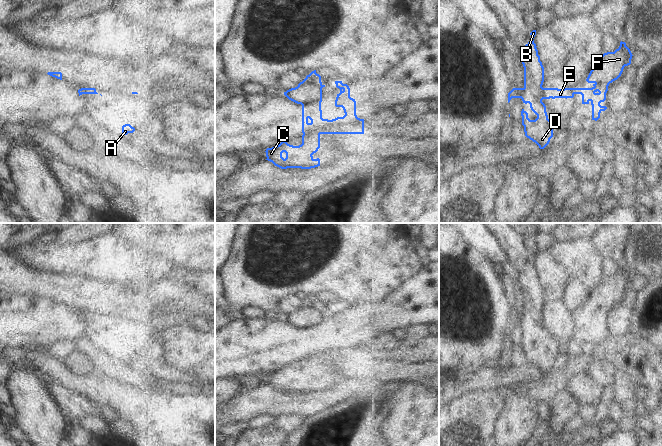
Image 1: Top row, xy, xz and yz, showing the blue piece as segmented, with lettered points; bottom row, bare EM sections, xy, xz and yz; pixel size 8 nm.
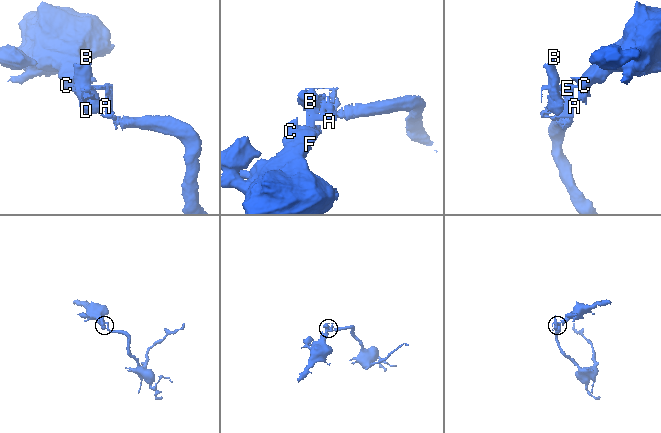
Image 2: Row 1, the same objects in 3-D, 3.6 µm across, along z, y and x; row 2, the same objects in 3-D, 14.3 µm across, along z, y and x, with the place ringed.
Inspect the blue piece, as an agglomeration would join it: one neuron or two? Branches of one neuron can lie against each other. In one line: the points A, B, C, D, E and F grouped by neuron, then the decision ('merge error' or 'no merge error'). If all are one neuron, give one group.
A B D E / C F | merge error

